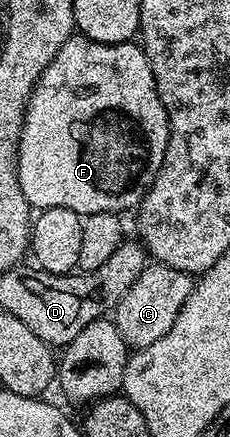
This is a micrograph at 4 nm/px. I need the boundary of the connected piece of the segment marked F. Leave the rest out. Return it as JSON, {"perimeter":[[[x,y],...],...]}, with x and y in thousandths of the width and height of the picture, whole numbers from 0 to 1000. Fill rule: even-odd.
{"perimeter":[[[326,78],[304,85],[296,96],[278,96],[278,105],[261,105],[261,124],[243,124],[243,133],[226,133],[226,142],[209,142],[191,169],[174,169],[165,195],[148,199],[148,213],[130,217],[130,231],[113,236],[96,304],[78,318],[87,435],[104,435],[104,453],[130,465],[135,478],[274,476],[278,481],[313,481],[330,492],[361,499],[439,485],[530,490],[543,487],[543,476],[596,478],[600,469],[617,465],[617,455],[635,451],[652,419],[670,414],[713,371],[735,304],[730,261],[696,233],[696,215],[678,206],[661,151],[643,142],[626,112],[583,96],[439,101],[435,96],[400,96],[383,85],[352,78]]]}

